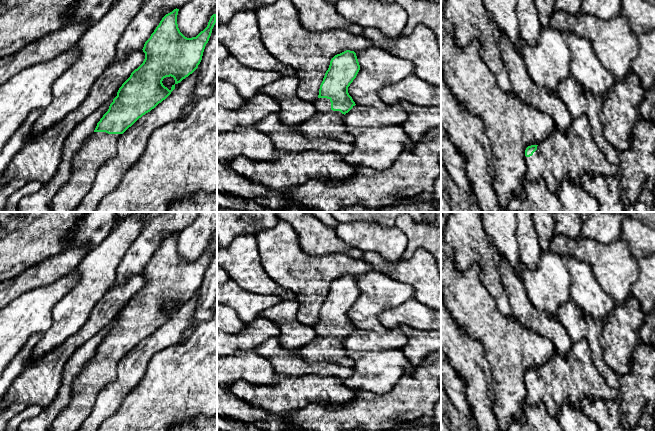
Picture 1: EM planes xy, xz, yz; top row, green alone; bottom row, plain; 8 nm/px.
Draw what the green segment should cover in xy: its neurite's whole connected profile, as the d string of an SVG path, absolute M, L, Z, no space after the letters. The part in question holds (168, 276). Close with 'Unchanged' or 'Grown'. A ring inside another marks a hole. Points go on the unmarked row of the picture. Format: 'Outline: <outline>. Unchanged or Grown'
Outline: M179 233L166 238L156 251L150 262L145 266L143 276L145 283L122 308L117 320L110 328L94 354L94 357L81 370L72 383L72 400L53 422L52 431L77 431L89 416L95 400L100 392L116 379L120 360L139 342L154 333L165 324L175 313L175 309L192 298L200 288L206 268L216 247L213 238L207 251L196 261L187 262L179 254L177 239ZM166 301L173 301L175 308L169 314L162 307Z. Grown

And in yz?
Outline: M585 339L572 342L566 357L554 353L539 369L528 370L525 374L526 396L524 402L529 406L543 403L549 414L558 418L560 407L564 401L580 406L584 398L614 400L619 396L619 390L608 386L595 367L591 350Z. Grown

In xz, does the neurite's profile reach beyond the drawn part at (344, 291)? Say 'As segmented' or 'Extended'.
Extended

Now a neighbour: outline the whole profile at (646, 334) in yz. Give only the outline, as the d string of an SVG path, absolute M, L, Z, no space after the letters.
M655 306L650 313L645 314L638 336L640 341L655 348Z

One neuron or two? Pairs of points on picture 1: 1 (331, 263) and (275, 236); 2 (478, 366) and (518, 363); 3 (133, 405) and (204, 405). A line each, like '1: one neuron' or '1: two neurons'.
1: one neuron
2: two neurons
3: one neuron

